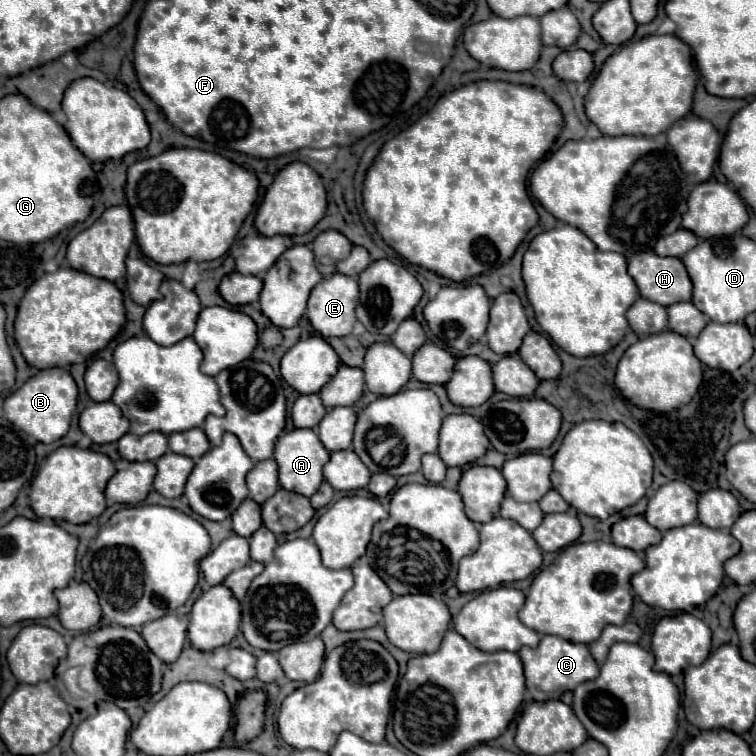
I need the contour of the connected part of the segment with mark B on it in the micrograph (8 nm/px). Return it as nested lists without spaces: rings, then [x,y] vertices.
[[[47,368],[29,378],[17,392],[7,396],[3,402],[3,410],[5,418],[9,418],[9,422],[13,422],[19,430],[27,432],[43,444],[51,444],[67,434],[75,404],[77,386],[73,376],[63,368]]]

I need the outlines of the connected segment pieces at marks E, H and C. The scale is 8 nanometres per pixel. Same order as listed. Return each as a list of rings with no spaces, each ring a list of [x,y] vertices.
[[[335,272],[323,278],[309,294],[307,318],[325,338],[347,336],[355,324],[355,306],[359,298],[357,280]]]
[[[645,250],[629,258],[629,274],[633,276],[643,298],[661,306],[691,300],[691,280],[679,258],[663,258],[653,250]]]
[[[543,636],[537,648],[523,646],[519,652],[525,670],[527,690],[533,700],[559,700],[567,690],[575,690],[581,682],[593,680],[599,674],[599,666],[585,644],[575,644],[559,636]]]

